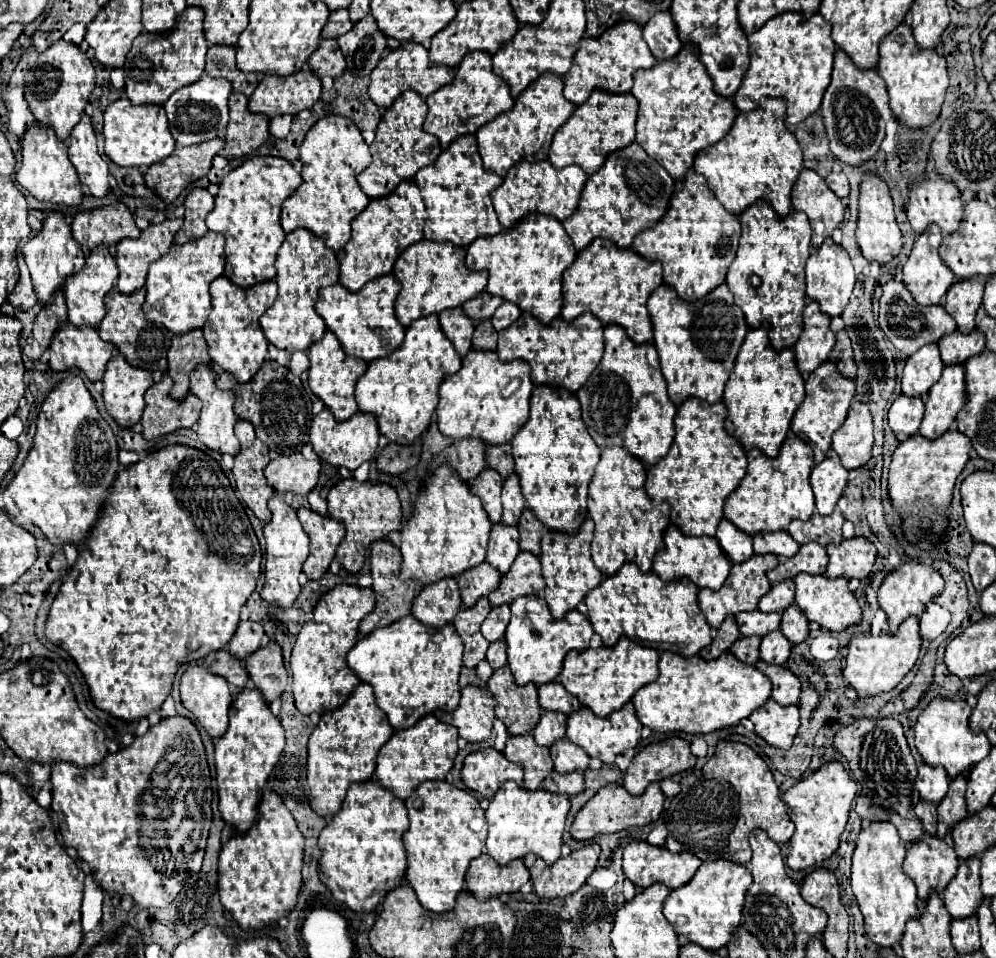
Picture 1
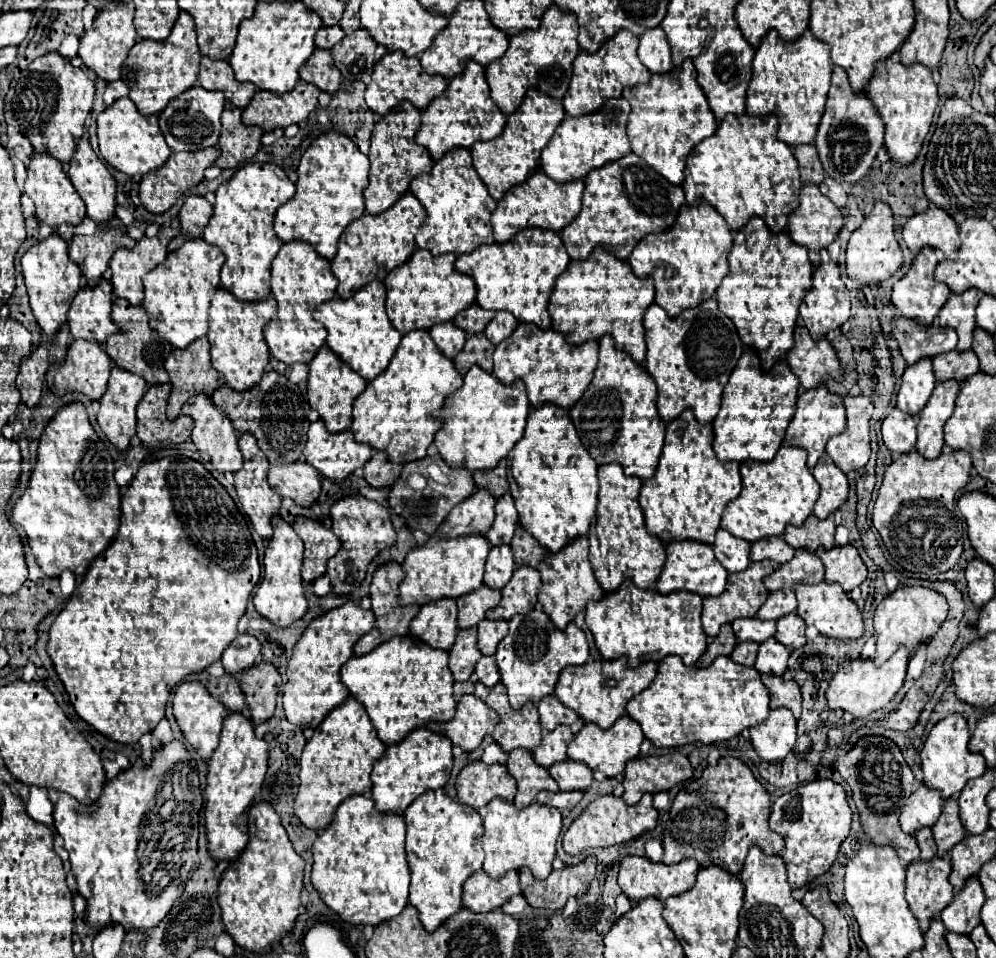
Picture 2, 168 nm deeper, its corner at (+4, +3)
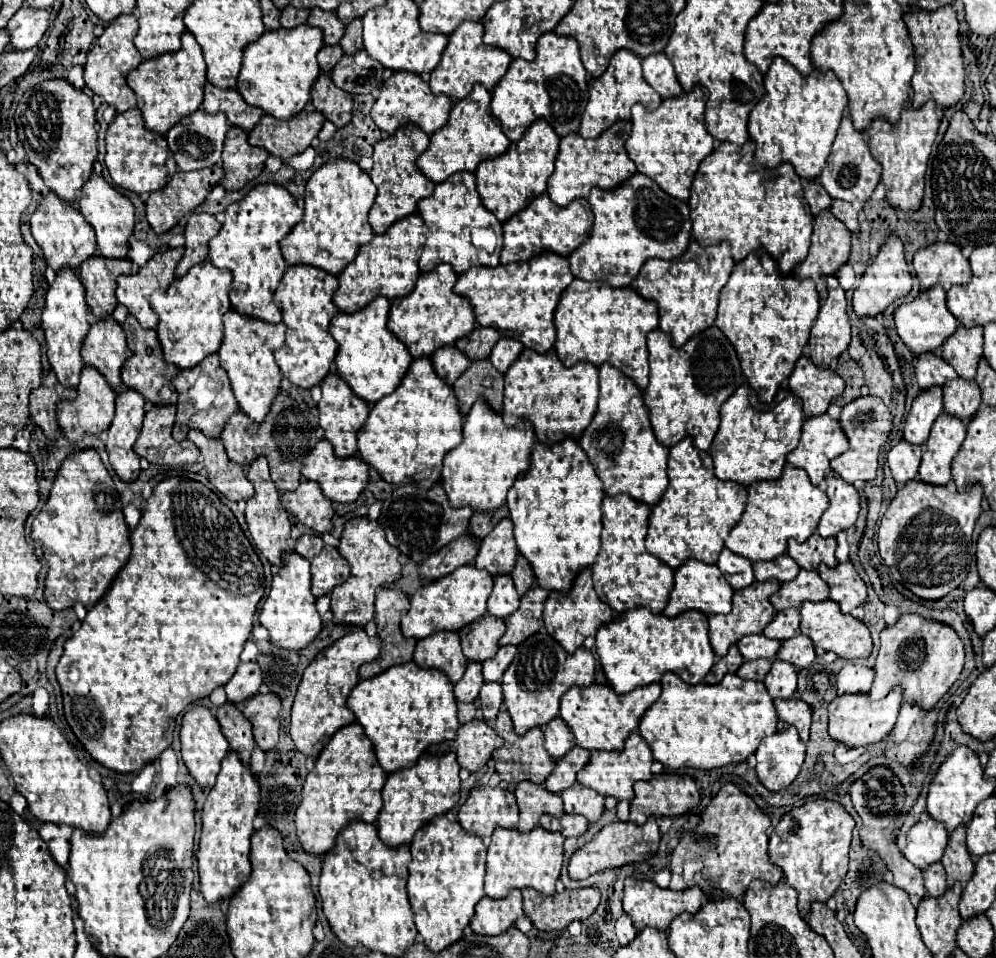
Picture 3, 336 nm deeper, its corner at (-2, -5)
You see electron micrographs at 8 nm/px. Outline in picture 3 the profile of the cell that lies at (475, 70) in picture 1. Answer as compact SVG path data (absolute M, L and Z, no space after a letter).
M475 85L475 89L471 91L471 95L467 99L457 101L453 105L447 125L431 135L429 149L417 159L419 171L423 175L427 175L429 181L443 183L449 175L453 175L457 171L473 173L481 161L503 155L509 149L511 141L501 131L497 117L491 115L489 103L491 103L489 91L481 85Z

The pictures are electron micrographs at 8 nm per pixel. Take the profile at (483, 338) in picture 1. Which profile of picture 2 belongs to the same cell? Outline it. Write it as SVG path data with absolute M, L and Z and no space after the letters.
M485 333L471 335L463 347L463 351L455 357L455 367L461 375L469 371L471 365L479 365L485 371L493 371L493 343L487 339Z

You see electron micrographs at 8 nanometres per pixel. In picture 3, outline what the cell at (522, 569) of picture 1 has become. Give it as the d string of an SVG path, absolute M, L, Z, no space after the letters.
M531 587L523 597L521 597L521 607L505 619L507 631L501 637L501 645L521 645L529 635L535 635L543 627L543 603L547 601L549 593L541 587Z

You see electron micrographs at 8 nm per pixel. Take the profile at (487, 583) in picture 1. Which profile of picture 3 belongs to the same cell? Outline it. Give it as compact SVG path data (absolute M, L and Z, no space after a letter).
M491 615L463 627L459 631L463 655L469 663L483 663L491 659L499 649L499 639L505 633L505 623Z

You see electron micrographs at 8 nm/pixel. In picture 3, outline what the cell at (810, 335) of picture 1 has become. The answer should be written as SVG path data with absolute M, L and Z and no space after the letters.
M801 357L789 377L789 389L801 397L805 417L817 417L827 411L833 397L843 393L845 383L835 371L817 369L811 359Z

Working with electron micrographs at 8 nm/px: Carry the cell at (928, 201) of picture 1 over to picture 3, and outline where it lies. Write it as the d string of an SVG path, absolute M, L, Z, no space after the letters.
M933 243L913 257L915 275L921 283L921 289L929 289L937 283L951 287L951 285L965 285L971 279L969 261L963 257L961 249L955 243Z

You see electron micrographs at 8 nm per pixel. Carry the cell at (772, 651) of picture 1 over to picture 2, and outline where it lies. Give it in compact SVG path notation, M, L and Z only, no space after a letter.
M767 639L767 643L759 645L755 669L761 673L771 673L771 675L783 675L787 671L787 659L789 651L775 639Z

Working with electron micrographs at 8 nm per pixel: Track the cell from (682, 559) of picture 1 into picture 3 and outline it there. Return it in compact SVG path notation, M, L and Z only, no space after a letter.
M689 559L675 571L675 585L663 615L677 617L679 613L685 613L691 609L701 611L705 615L717 615L717 613L725 615L731 611L731 597L733 597L733 589L729 587L727 579L721 575L717 565L705 565L697 559Z

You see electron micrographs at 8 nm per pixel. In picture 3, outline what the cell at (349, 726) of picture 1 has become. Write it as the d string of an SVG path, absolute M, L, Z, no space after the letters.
M359 723L347 725L337 731L325 745L315 761L315 769L307 775L303 785L301 803L295 811L297 839L305 853L325 855L335 845L335 839L343 827L351 821L365 821L375 825L383 807L381 789L385 785L385 771L375 759L371 741L365 737Z

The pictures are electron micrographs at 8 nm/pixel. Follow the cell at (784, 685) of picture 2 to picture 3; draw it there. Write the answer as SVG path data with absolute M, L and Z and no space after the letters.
M775 699L775 709L779 715L779 721L785 727L795 727L803 743L809 739L809 727L811 727L811 709L801 699Z

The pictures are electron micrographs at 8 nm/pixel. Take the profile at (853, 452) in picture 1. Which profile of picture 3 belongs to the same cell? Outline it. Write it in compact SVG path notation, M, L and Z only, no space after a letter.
M865 395L865 397L859 397L859 399L847 403L841 409L839 423L841 423L845 437L849 439L849 449L843 455L831 459L831 469L837 475L841 475L841 479L847 483L853 483L857 479L861 479L861 481L875 479L877 463L879 463L879 451L881 451L881 447L887 445L889 433L893 427L891 411L885 407L885 403L879 397Z

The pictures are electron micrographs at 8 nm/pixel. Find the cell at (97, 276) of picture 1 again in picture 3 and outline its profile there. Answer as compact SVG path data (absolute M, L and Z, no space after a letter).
M113 317L91 325L91 329L85 337L81 355L83 355L83 361L89 367L95 367L113 387L113 391L119 393L119 389L123 385L121 367L129 359L131 349L127 347L123 329L119 327L119 323Z

